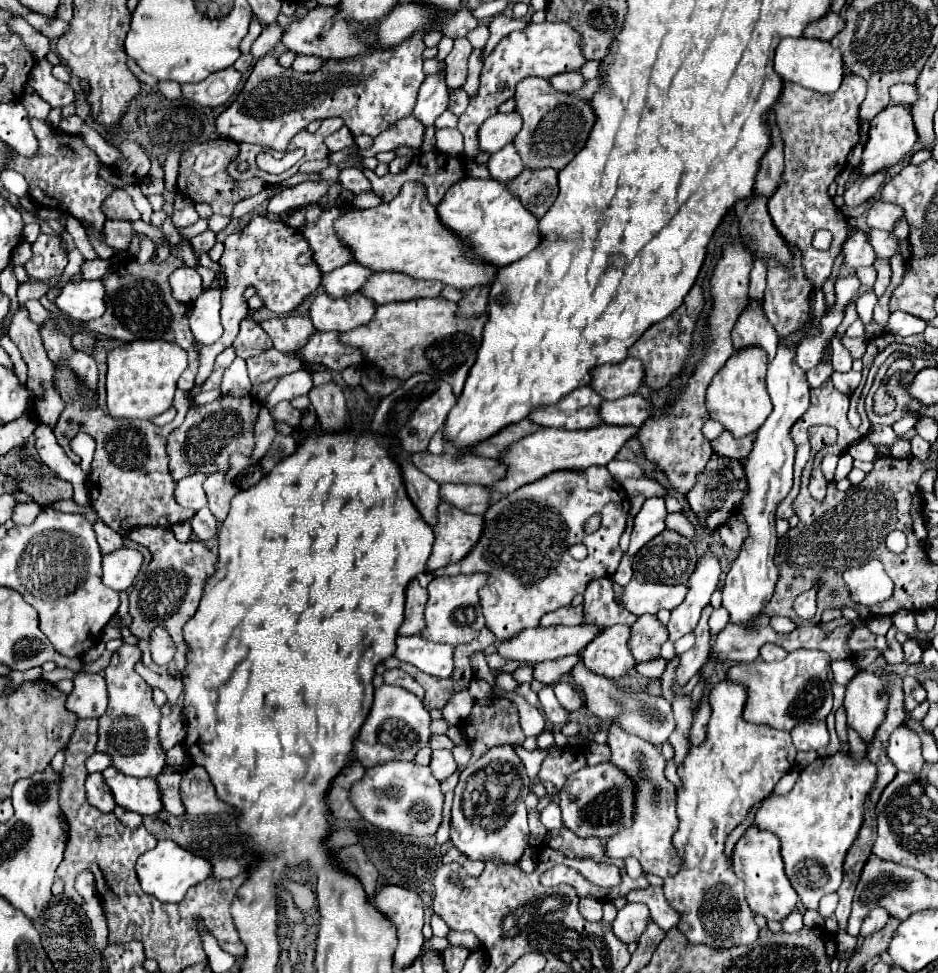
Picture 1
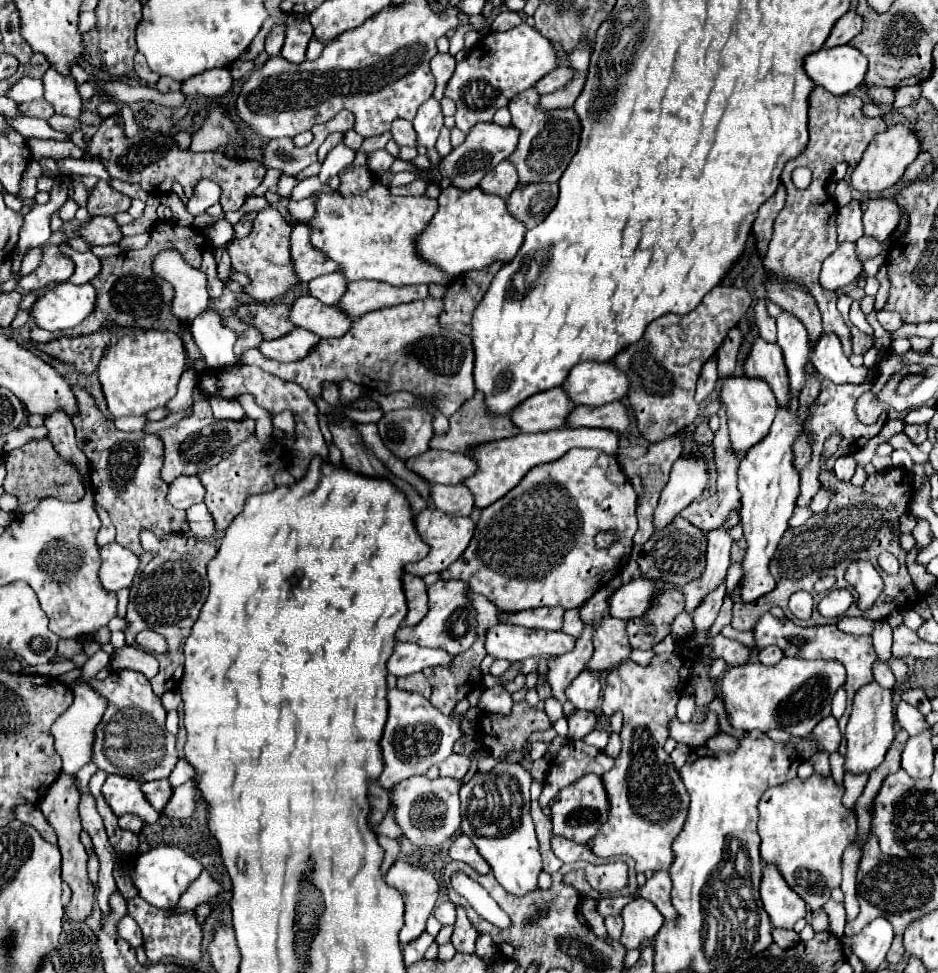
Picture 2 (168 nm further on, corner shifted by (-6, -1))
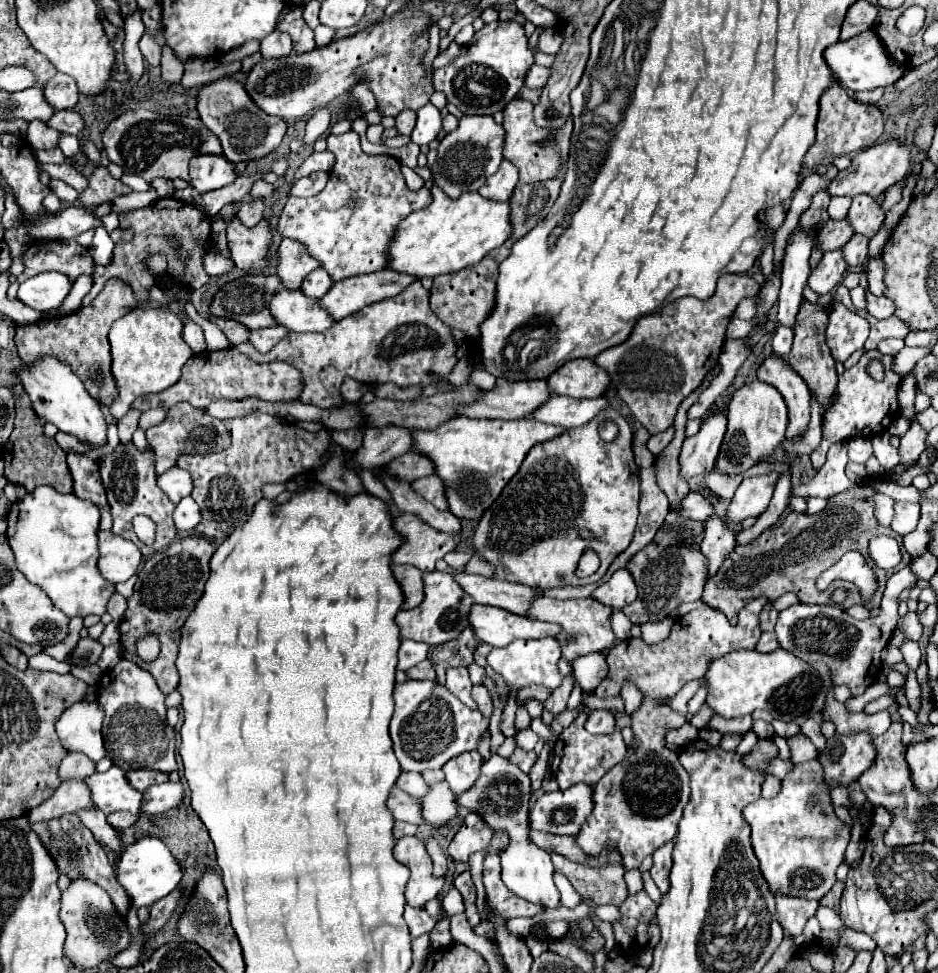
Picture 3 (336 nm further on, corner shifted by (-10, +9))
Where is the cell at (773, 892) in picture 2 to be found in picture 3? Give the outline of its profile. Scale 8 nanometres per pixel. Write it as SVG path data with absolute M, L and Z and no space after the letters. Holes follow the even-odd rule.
M775 897L775 899L777 899L779 923L791 937L801 935L805 923L811 917L815 917L819 909L819 901L813 899L797 899L797 897Z

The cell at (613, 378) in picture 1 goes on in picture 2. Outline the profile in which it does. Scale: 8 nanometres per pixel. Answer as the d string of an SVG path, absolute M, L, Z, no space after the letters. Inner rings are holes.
M581 363L575 365L563 383L571 401L577 405L603 405L627 397L629 381L625 373L611 363Z

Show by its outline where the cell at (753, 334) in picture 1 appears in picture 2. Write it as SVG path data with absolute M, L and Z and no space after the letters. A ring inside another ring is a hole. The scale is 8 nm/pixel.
M755 337L751 351L745 357L743 371L747 377L765 379L773 389L779 405L785 405L789 401L787 369L783 363L783 353L777 343L767 343L767 341L761 341L761 337Z

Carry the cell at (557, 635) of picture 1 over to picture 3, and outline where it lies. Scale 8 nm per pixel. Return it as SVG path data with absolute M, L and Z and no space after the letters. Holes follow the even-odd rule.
M473 605L469 613L469 623L475 637L491 647L505 647L515 639L541 639L547 635L559 635L559 627L553 623L533 621L509 611L485 605Z

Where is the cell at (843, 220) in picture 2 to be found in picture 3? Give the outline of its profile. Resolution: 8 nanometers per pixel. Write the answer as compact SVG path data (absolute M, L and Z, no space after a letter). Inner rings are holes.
M829 219L817 233L817 247L821 247L823 253L835 251L841 249L851 237L853 237L853 227L847 223L847 219L843 221Z

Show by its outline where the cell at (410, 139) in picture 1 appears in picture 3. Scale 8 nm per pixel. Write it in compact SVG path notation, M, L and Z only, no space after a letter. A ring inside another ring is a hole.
M409 109L401 111L401 113L395 117L399 133L401 133L401 135L411 135L411 131L413 131L413 127L415 127L415 119L417 119L417 113L415 113L415 111L409 111Z

